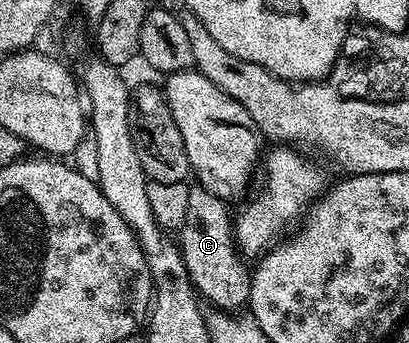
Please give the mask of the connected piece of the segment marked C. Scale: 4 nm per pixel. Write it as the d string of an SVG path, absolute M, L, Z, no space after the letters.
M191 187L188 211L184 214L184 226L180 229L180 247L195 293L215 309L234 314L250 303L251 273L242 265L243 257L234 242L232 212L226 208L229 208L227 201L216 198L216 194L207 188Z

